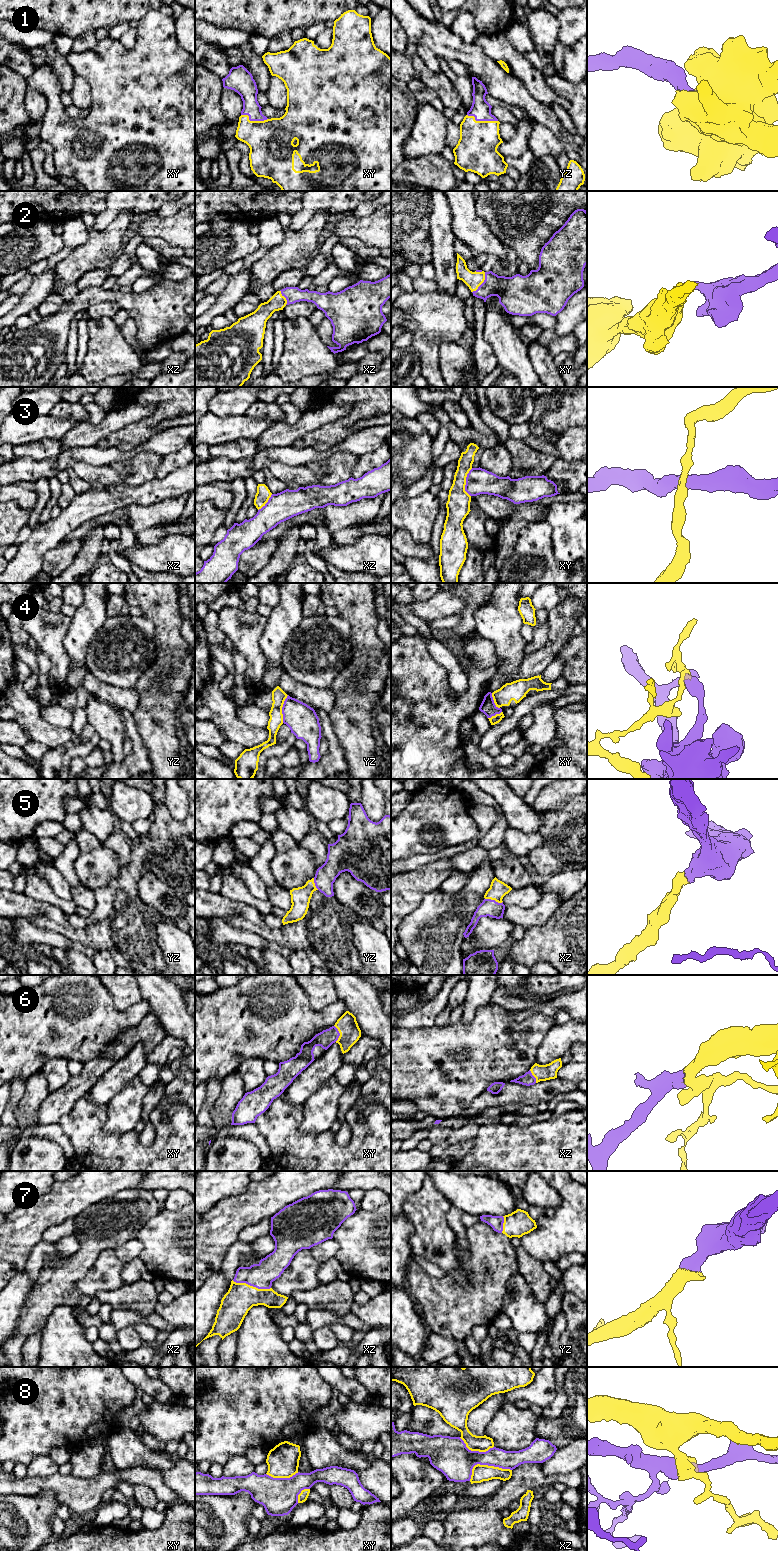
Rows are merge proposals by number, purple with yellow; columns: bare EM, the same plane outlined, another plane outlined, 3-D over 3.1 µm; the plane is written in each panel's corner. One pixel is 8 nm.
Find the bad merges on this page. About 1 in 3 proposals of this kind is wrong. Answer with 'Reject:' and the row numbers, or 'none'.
Reject: 3, 4, 8

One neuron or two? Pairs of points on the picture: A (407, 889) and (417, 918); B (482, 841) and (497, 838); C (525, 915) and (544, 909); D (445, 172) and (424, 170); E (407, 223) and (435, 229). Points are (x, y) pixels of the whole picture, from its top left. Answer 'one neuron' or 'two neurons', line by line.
A: two neurons
B: one neuron
C: one neuron
D: one neuron
E: two neurons

